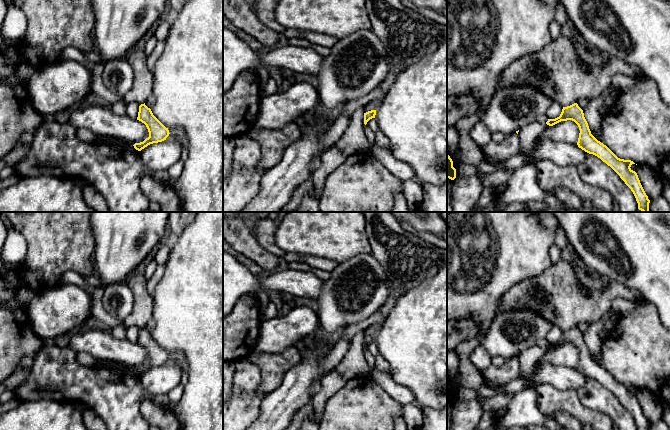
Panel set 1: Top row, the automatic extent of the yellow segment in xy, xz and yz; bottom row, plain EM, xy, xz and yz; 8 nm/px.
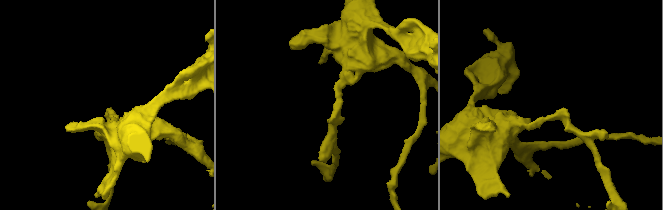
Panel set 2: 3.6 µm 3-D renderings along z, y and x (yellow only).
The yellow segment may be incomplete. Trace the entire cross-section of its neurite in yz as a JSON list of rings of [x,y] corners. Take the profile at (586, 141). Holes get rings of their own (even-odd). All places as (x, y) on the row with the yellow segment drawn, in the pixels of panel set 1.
[[[577,103],[563,107],[560,116],[555,119],[548,119],[546,124],[553,126],[561,121],[567,120],[574,121],[579,127],[578,147],[589,154],[597,156],[610,166],[633,192],[638,203],[638,209],[642,212],[650,212],[650,200],[640,183],[637,173],[630,168],[635,163],[631,160],[618,158],[606,145],[598,141],[591,134],[583,110]]]

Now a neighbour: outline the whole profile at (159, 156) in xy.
[[[164,140],[142,149],[140,157],[148,168],[155,171],[167,171],[181,159],[182,148],[177,142]]]

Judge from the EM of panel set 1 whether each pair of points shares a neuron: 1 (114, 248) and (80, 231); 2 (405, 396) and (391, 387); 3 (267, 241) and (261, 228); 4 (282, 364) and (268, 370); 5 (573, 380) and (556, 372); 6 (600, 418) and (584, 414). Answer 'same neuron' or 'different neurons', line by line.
1: different neurons
2: same neuron
3: same neuron
4: same neuron
5: same neuron
6: same neuron

